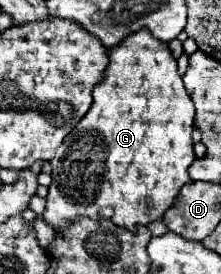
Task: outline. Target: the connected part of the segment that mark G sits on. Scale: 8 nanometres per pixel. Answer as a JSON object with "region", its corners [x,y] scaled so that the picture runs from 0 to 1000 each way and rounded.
{"region":[[[633,109],[624,124],[588,124],[579,139],[561,139],[534,168],[498,175],[489,182],[489,212],[498,212],[498,234],[489,234],[489,255],[480,255],[480,285],[425,314],[425,380],[416,394],[398,401],[398,416],[353,445],[353,460],[290,504],[281,533],[262,533],[244,577],[226,584],[235,599],[235,672],[226,672],[226,701],[208,715],[217,745],[208,745],[208,766],[199,766],[199,803],[217,810],[217,825],[235,832],[271,832],[271,825],[308,825],[317,803],[335,796],[371,796],[371,788],[398,788],[398,796],[425,796],[425,803],[498,803],[516,810],[525,825],[543,832],[570,832],[570,839],[615,839],[615,825],[670,825],[679,810],[697,803],[733,803],[742,796],[742,774],[787,745],[787,730],[805,723],[814,708],[814,686],[833,672],[860,672],[869,650],[851,635],[851,613],[869,606],[869,591],[887,584],[887,562],[878,562],[878,518],[869,518],[869,482],[878,482],[878,372],[860,365],[842,321],[833,321],[833,299],[805,270],[805,241],[796,241],[796,219],[778,212],[778,190],[760,175],[760,161],[706,146],[670,109]]]}

